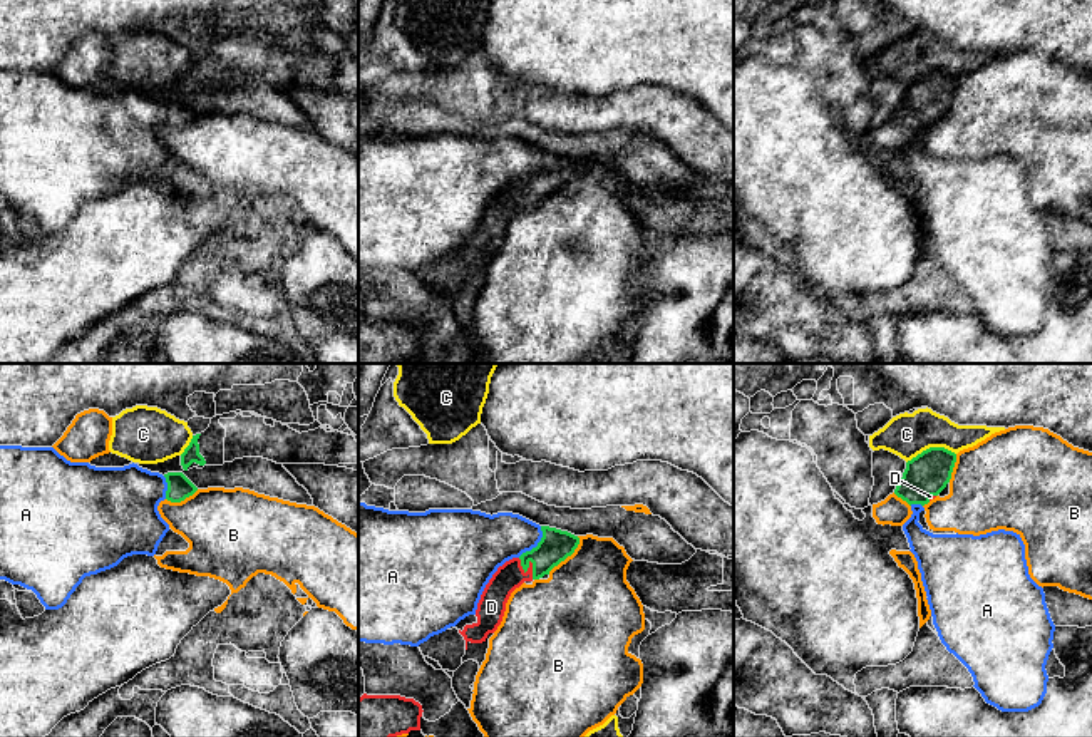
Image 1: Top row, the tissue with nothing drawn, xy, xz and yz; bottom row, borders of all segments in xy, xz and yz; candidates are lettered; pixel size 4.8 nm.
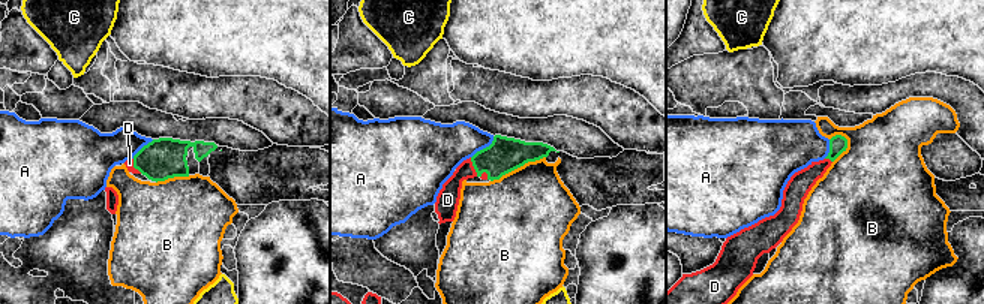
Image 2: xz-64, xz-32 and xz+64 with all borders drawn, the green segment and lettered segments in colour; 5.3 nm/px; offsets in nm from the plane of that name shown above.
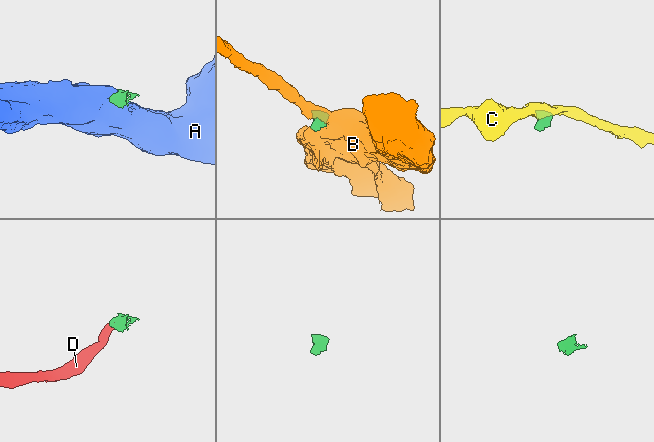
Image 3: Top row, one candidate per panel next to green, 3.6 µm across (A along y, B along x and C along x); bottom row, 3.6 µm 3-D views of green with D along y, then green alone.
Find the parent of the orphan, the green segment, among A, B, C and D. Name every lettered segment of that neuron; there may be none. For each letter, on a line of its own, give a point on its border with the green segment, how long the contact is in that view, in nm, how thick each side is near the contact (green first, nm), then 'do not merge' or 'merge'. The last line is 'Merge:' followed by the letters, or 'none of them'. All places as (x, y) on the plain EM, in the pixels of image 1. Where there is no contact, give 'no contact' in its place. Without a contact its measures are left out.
A: contact xz (538, 170); length 190 nm; calibres 160 and 260 nm; do not merge
B: contact xz (568, 180); length 240 nm; calibres 160 and 440 nm; do not merge
C: contact yz (930, 72); length 240 nm; calibres 200 and 200 nm; do not merge
D: contact xz (528, 191); length 130 nm; calibres 160 and 130 nm; merge
Merge: D

